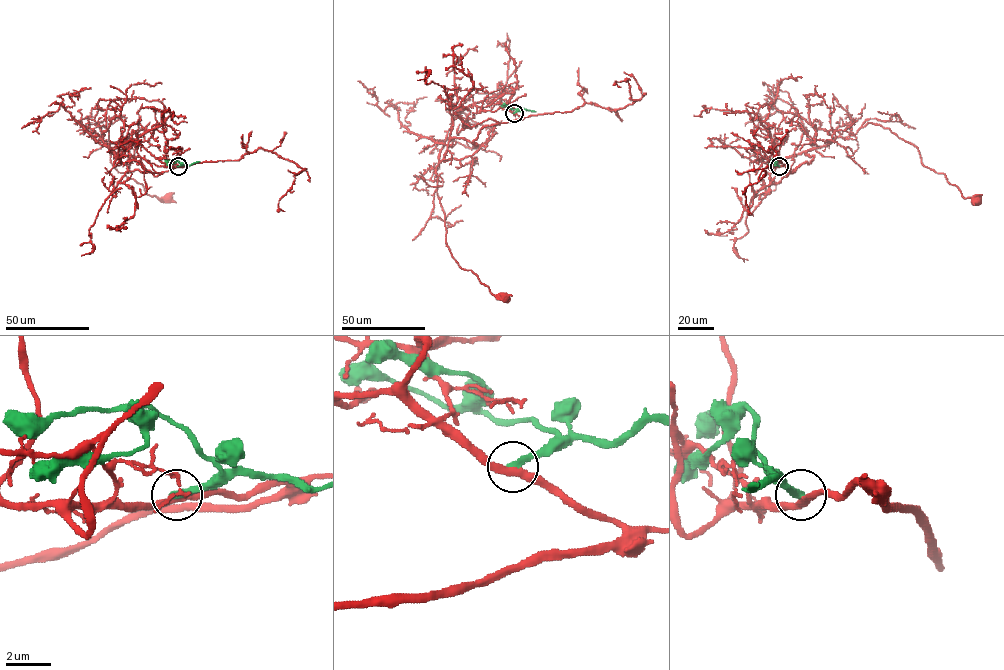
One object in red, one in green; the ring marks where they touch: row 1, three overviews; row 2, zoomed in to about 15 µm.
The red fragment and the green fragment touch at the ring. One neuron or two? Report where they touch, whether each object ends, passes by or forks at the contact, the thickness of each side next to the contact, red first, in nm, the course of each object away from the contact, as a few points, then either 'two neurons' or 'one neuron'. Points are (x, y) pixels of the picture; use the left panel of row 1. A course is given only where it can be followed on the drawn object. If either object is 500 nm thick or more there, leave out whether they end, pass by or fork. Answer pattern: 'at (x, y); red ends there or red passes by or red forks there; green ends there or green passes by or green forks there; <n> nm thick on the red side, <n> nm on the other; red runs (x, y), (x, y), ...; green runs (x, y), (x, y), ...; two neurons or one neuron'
at (178, 166); red passes by; green ends there; 280 nm thick on the red side, 360 nm on the other; red runs (178, 166), (149, 172), (139, 156), (100, 140), (101, 127), (117, 170), (168, 198); green runs (178, 166), (200, 161); two neurons

